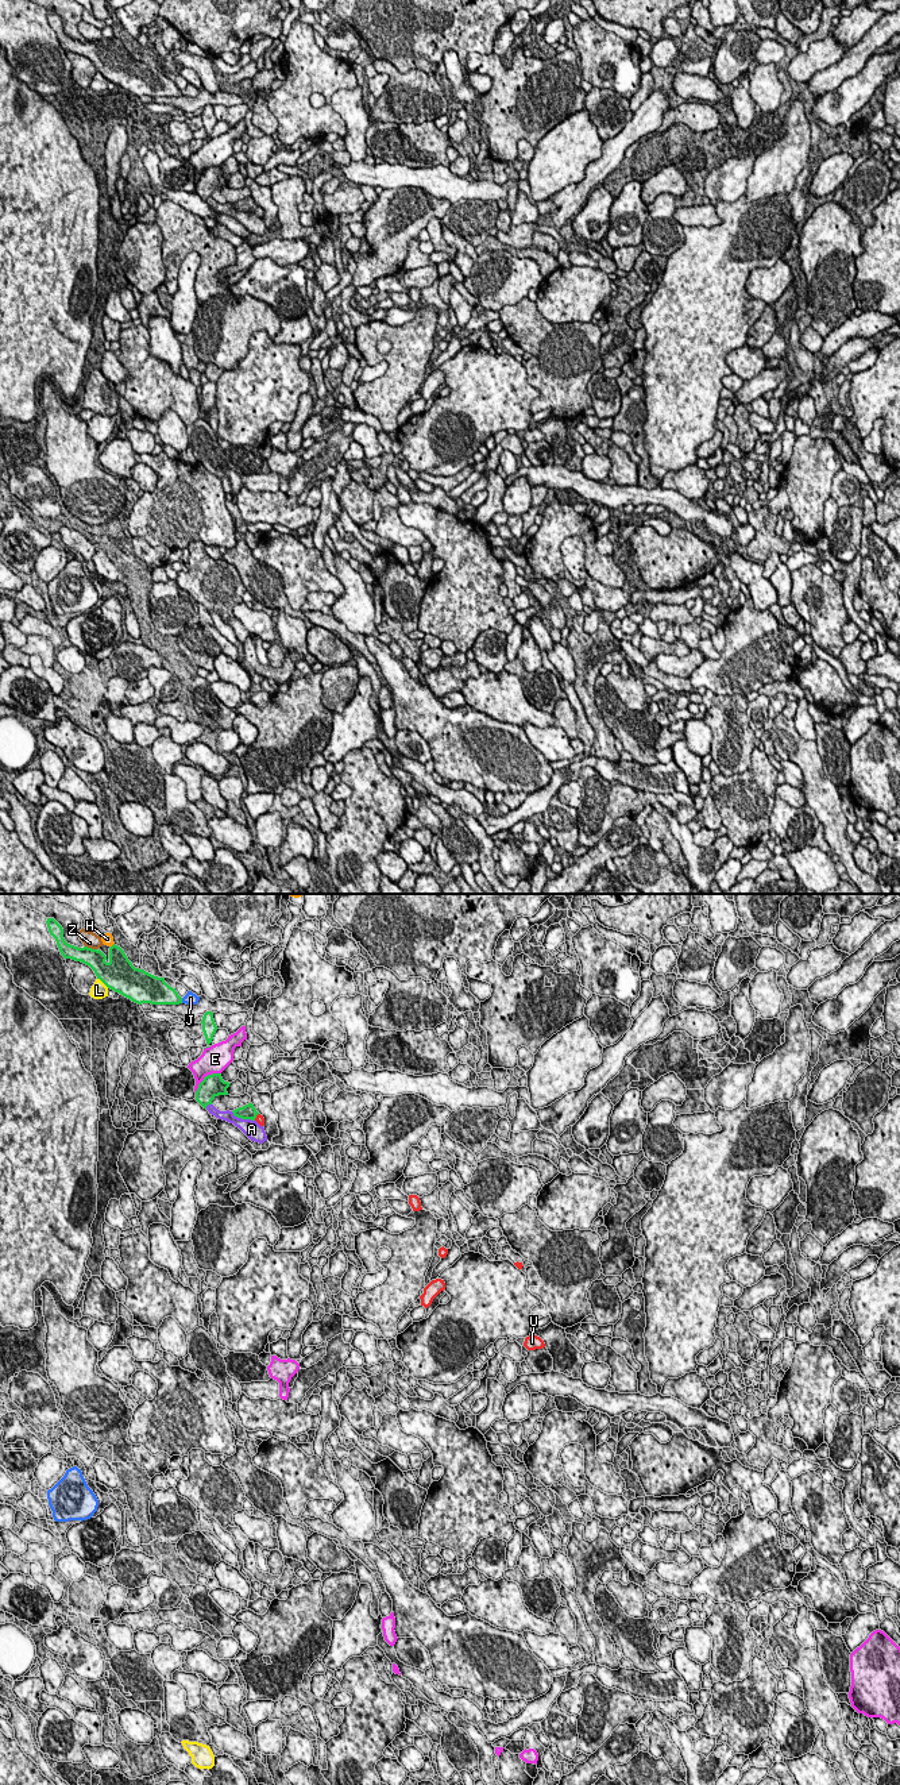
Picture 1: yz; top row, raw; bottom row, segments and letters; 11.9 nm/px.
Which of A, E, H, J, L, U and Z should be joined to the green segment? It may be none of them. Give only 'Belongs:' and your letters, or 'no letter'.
Belongs: no letter

